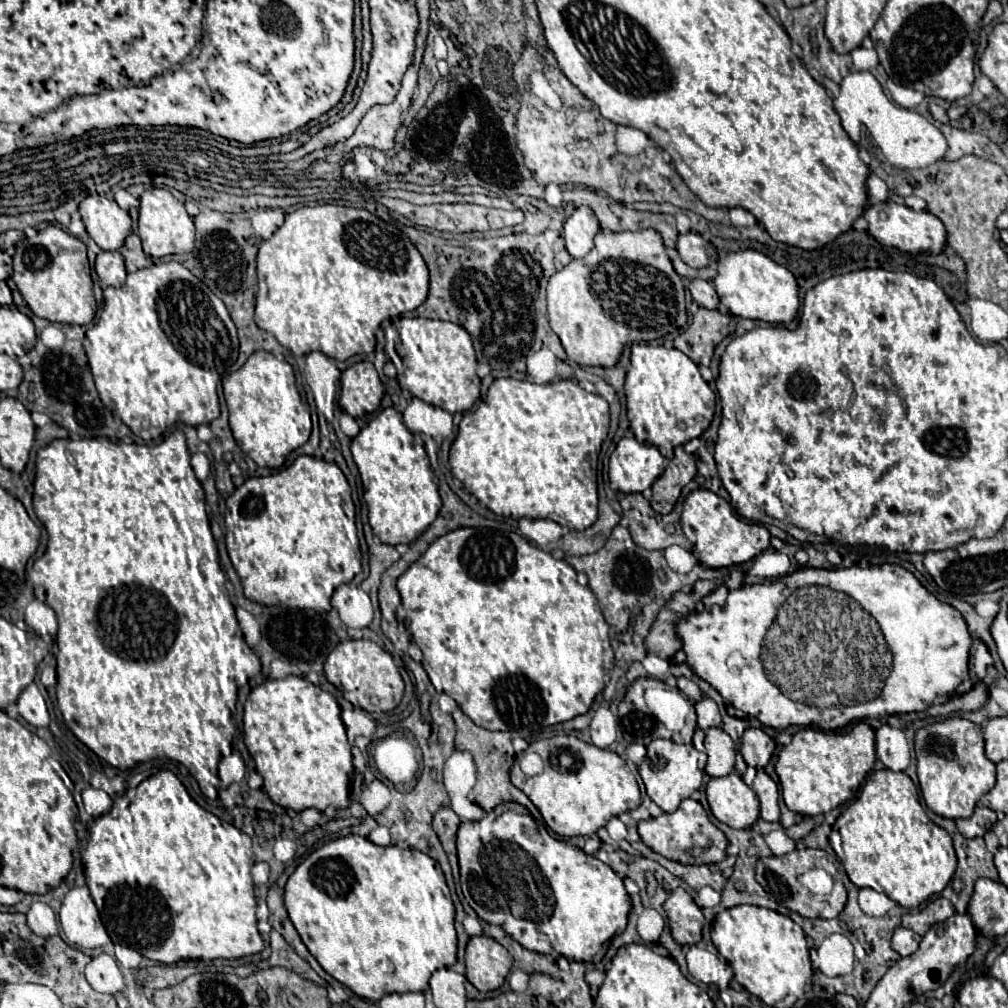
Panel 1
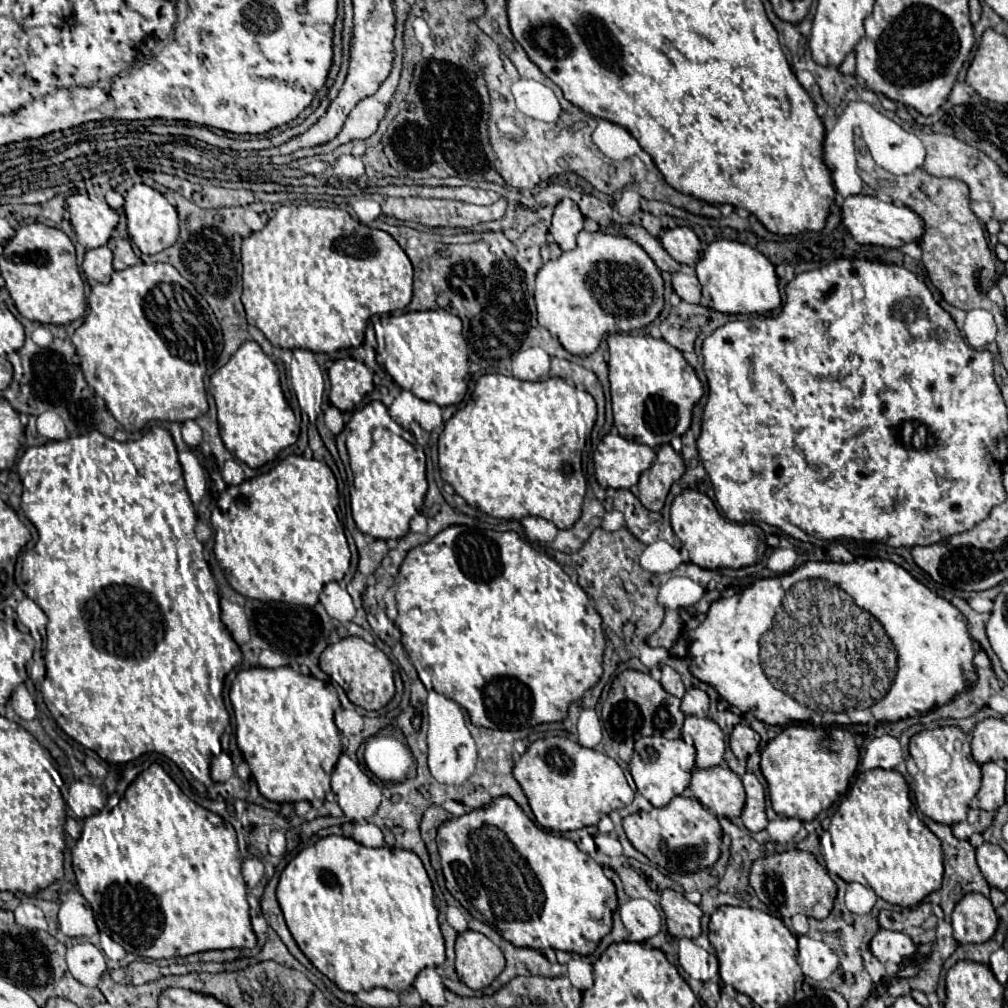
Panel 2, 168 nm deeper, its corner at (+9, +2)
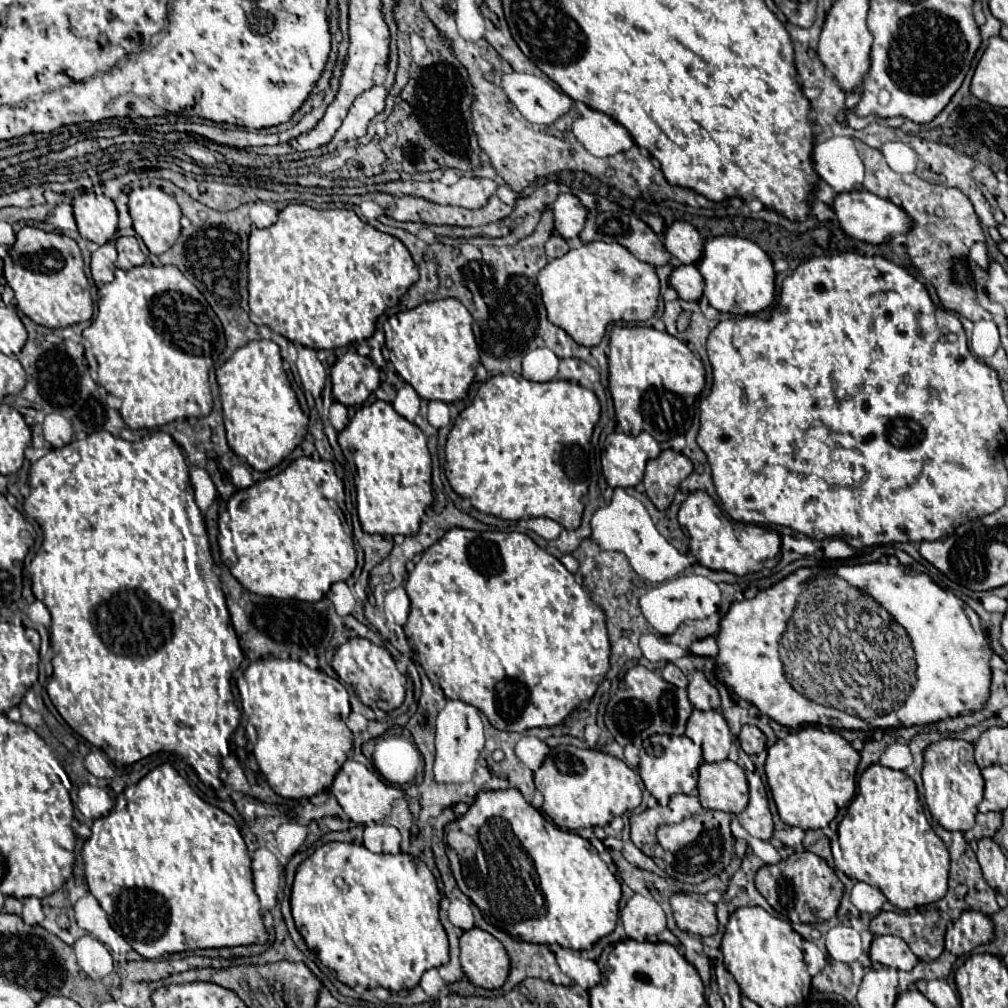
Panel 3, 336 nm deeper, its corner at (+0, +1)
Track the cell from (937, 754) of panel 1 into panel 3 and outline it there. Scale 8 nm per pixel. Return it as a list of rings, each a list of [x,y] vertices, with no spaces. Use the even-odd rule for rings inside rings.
[[[942,739],[924,751],[922,769],[928,809],[946,831],[968,831],[974,825],[978,803],[984,793],[984,779],[974,761],[974,745],[960,739]]]

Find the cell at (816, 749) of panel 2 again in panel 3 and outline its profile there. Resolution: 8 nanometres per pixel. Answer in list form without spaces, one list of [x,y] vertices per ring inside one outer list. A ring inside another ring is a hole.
[[[804,727],[796,733],[788,733],[784,739],[778,739],[770,749],[766,757],[766,777],[772,791],[772,799],[776,803],[778,815],[782,823],[790,827],[800,827],[804,831],[808,829],[824,829],[838,813],[838,809],[846,807],[856,791],[856,767],[858,767],[860,755],[852,749],[852,745],[830,729],[820,727]]]

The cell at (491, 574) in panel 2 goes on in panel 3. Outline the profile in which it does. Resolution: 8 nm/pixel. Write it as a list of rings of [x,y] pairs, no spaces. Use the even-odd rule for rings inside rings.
[[[450,529],[440,537],[430,549],[426,549],[416,563],[404,585],[410,597],[410,615],[404,625],[404,633],[412,645],[419,664],[434,685],[438,685],[448,699],[460,699],[472,703],[480,709],[488,721],[502,731],[526,731],[532,727],[554,727],[560,725],[570,711],[574,711],[582,701],[590,701],[598,685],[604,681],[610,663],[610,641],[606,635],[604,611],[590,599],[588,591],[574,581],[574,575],[546,549],[540,549],[526,533],[494,533],[494,531],[470,531],[470,529]]]

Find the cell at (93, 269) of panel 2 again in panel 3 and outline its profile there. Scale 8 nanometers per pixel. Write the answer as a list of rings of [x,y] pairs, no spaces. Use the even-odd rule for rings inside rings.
[[[108,241],[104,245],[100,245],[94,253],[92,253],[92,277],[96,285],[104,285],[110,283],[114,279],[114,269],[116,269],[116,247],[114,241]]]

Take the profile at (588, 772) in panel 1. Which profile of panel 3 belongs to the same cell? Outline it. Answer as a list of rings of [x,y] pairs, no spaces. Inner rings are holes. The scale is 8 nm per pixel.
[[[558,745],[550,751],[544,765],[534,773],[534,783],[544,795],[542,809],[552,821],[568,831],[584,827],[604,827],[614,817],[632,811],[642,801],[638,773],[624,761],[594,749]]]

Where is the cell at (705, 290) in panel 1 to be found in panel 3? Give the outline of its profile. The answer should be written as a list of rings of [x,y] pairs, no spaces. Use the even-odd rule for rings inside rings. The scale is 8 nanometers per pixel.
[[[680,265],[672,271],[668,279],[670,287],[676,289],[678,297],[684,301],[698,301],[702,297],[704,279],[696,265]]]

